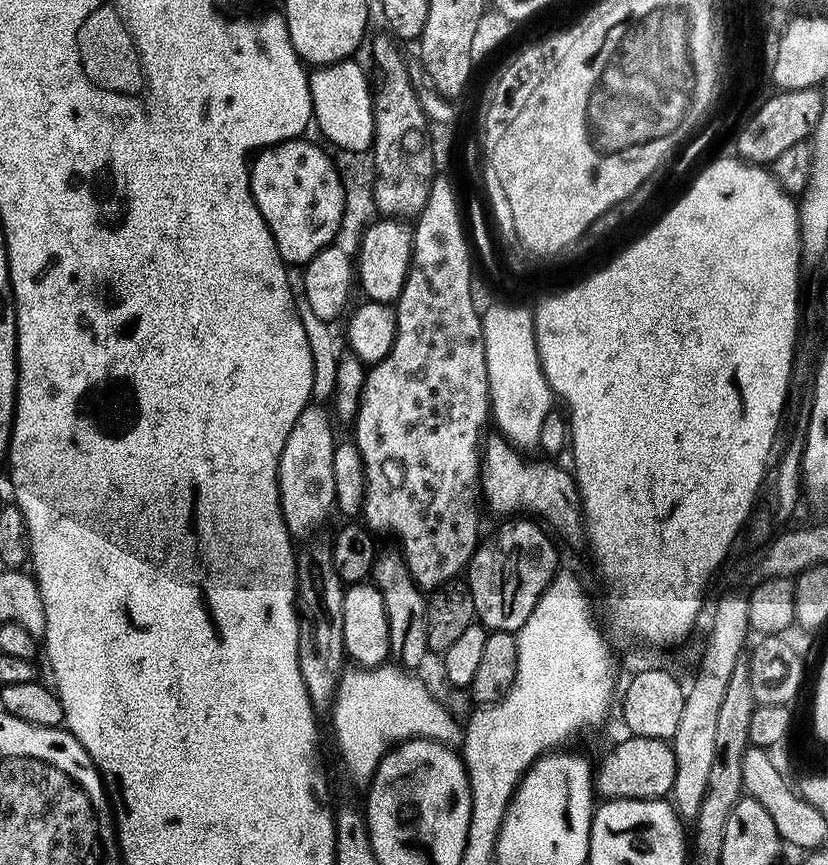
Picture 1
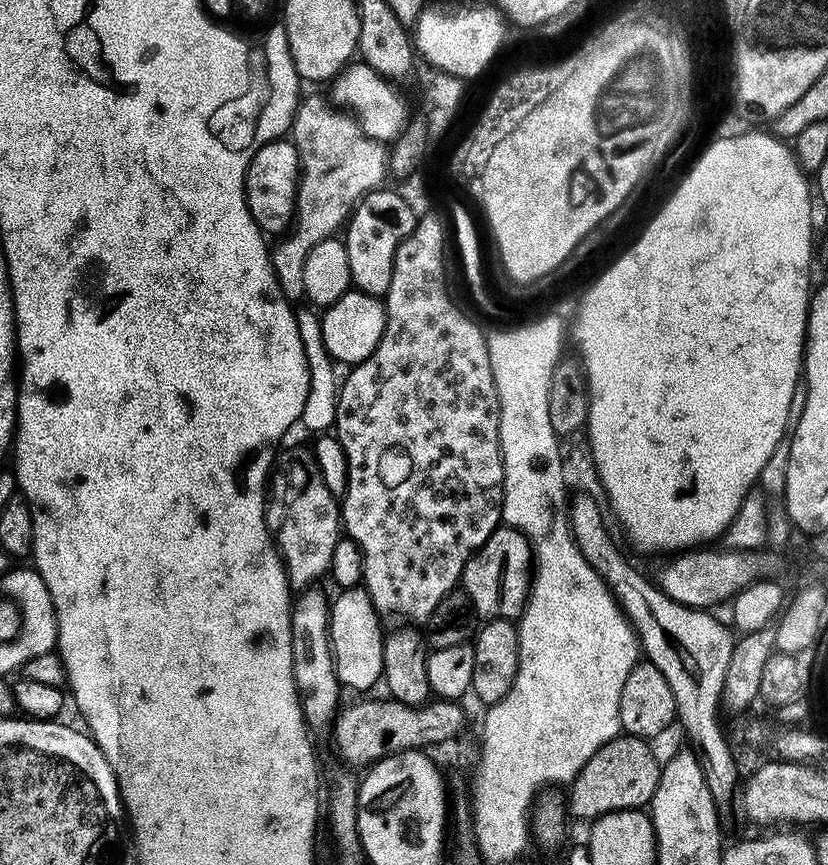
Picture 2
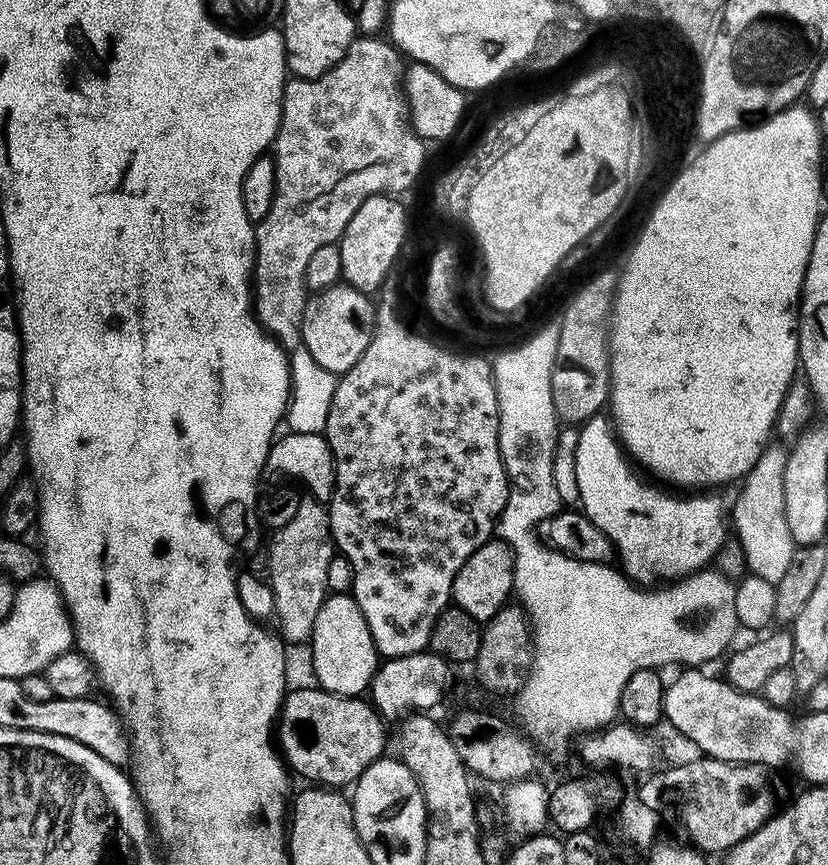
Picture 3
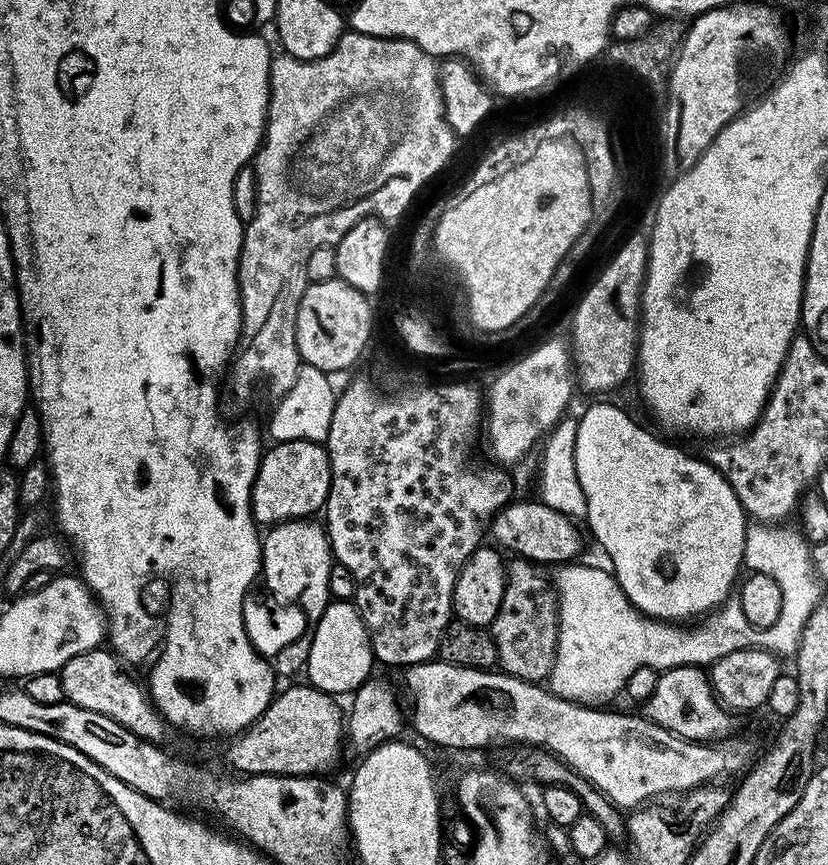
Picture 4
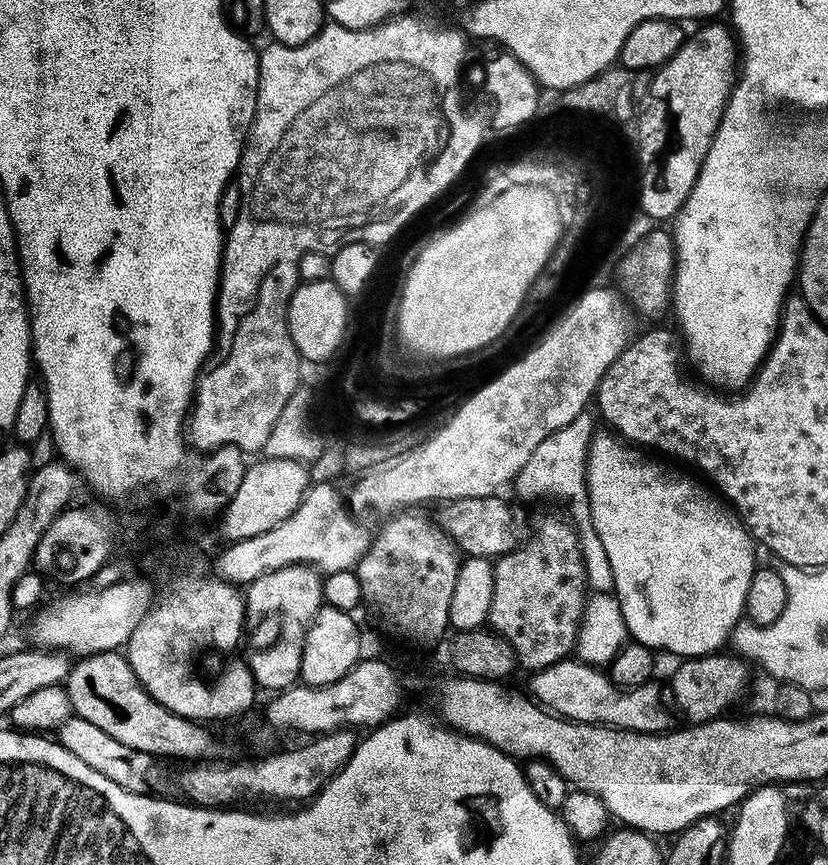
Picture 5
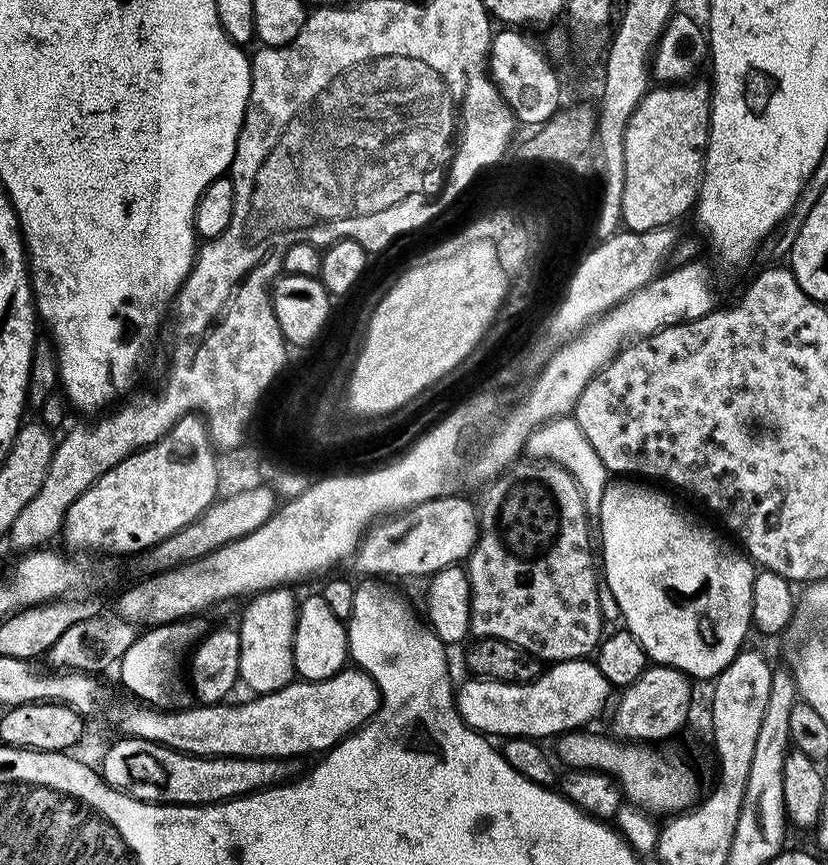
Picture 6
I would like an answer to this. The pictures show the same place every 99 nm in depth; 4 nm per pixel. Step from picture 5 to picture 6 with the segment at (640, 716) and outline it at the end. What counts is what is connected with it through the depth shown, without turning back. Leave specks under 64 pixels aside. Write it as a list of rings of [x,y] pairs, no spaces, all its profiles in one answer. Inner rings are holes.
[[[585,658],[557,660],[551,666],[545,667],[529,684],[507,684],[497,680],[468,678],[461,688],[459,685],[455,689],[455,693],[458,714],[475,732],[489,738],[556,738],[563,733],[591,725],[588,723],[598,719],[603,714],[604,707],[606,712],[613,699],[614,689],[606,682],[606,678],[602,678],[602,670],[598,670],[596,663]]]

